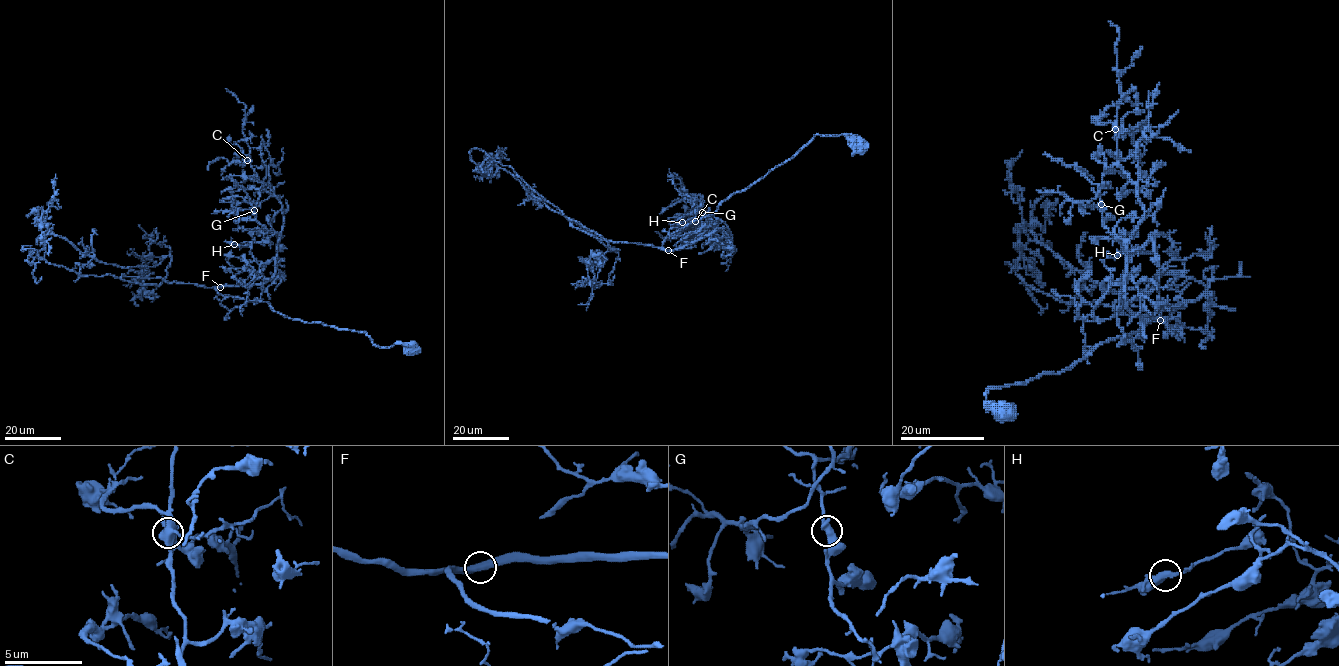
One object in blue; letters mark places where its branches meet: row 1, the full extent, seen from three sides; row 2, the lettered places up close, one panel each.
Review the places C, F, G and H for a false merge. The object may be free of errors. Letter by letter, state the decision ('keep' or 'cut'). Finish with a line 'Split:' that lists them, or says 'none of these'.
C: keep
F: keep
G: keep
H: keep
Split: none of these

